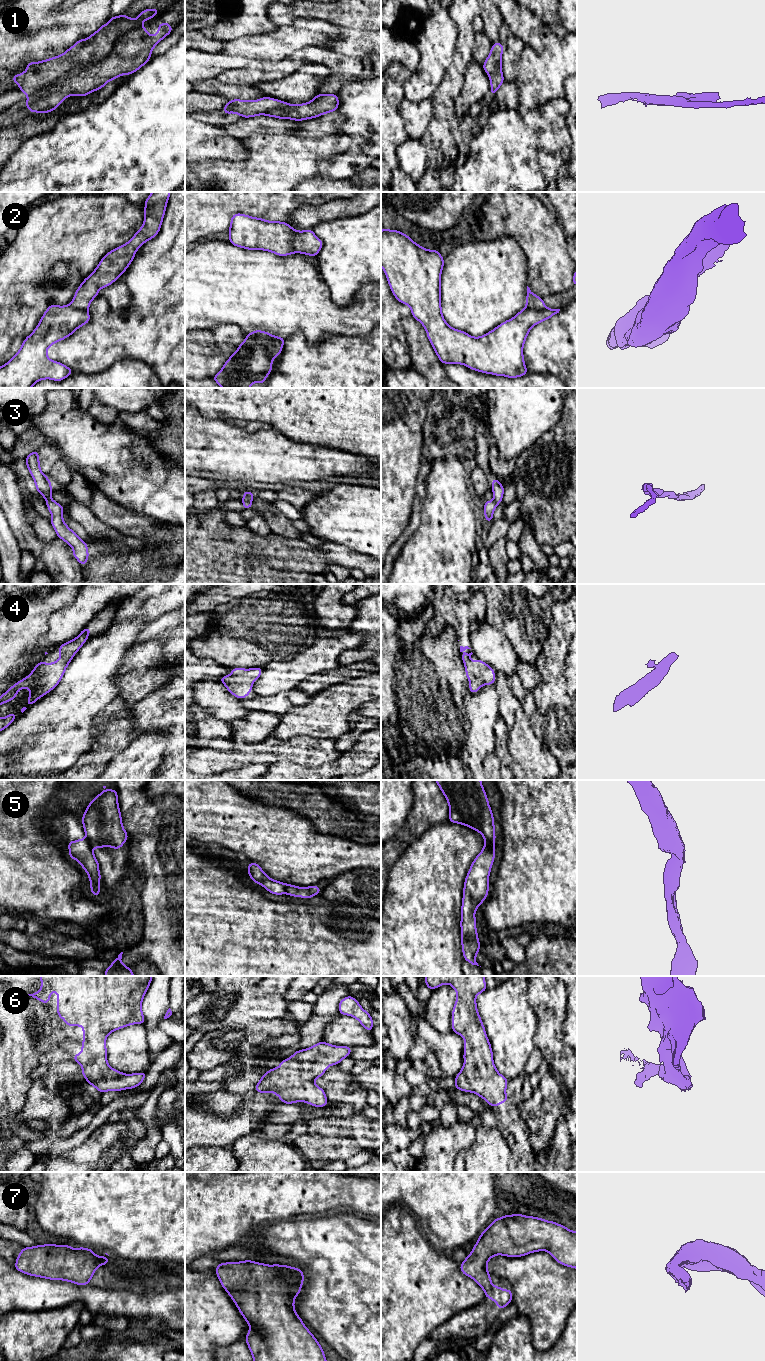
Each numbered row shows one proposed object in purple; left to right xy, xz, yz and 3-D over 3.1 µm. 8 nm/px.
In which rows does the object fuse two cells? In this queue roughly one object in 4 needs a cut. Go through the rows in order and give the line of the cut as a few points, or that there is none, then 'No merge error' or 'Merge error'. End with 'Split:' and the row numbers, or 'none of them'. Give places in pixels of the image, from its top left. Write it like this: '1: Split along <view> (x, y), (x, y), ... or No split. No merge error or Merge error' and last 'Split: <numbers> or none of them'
1: Split along xy (138, 26), (122, 34), (101, 60), (75, 66), (29, 96). Merge error
2: Split along xz (279, 337), (269, 346), (269, 353), (272, 356). Merge error
3: No split. No merge error
4: No split. No merge error
5: Split along xy (86, 837), (91, 846). Merge error
6: No split. No merge error
7: No split. No merge error
Split: 1, 2, 5

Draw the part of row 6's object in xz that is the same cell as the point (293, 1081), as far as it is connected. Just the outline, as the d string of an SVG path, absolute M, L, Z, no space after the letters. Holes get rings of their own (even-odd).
M324 1041L304 1050L296 1050L280 1066L268 1070L255 1086L258 1093L275 1093L285 1104L306 1102L314 1107L325 1107L328 1100L324 1089L314 1084L327 1067L338 1065L349 1057L352 1047L335 1046Z

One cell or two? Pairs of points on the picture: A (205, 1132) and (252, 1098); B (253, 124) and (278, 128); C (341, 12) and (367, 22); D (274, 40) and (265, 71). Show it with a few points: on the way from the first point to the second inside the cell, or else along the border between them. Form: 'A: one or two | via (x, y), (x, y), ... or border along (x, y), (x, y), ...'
A: one | via (218, 1131), (227, 1130), (246, 1111)
B: one | via (259, 124), (272, 124)
C: one | via (347, 12), (358, 13), (361, 16)
D: two | border along (289, 55), (271, 63), (249, 61), (244, 66)

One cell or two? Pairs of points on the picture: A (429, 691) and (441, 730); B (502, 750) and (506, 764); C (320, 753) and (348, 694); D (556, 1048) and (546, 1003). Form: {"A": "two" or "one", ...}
{"A": "one", "B": "one", "C": "two", "D": "one"}

